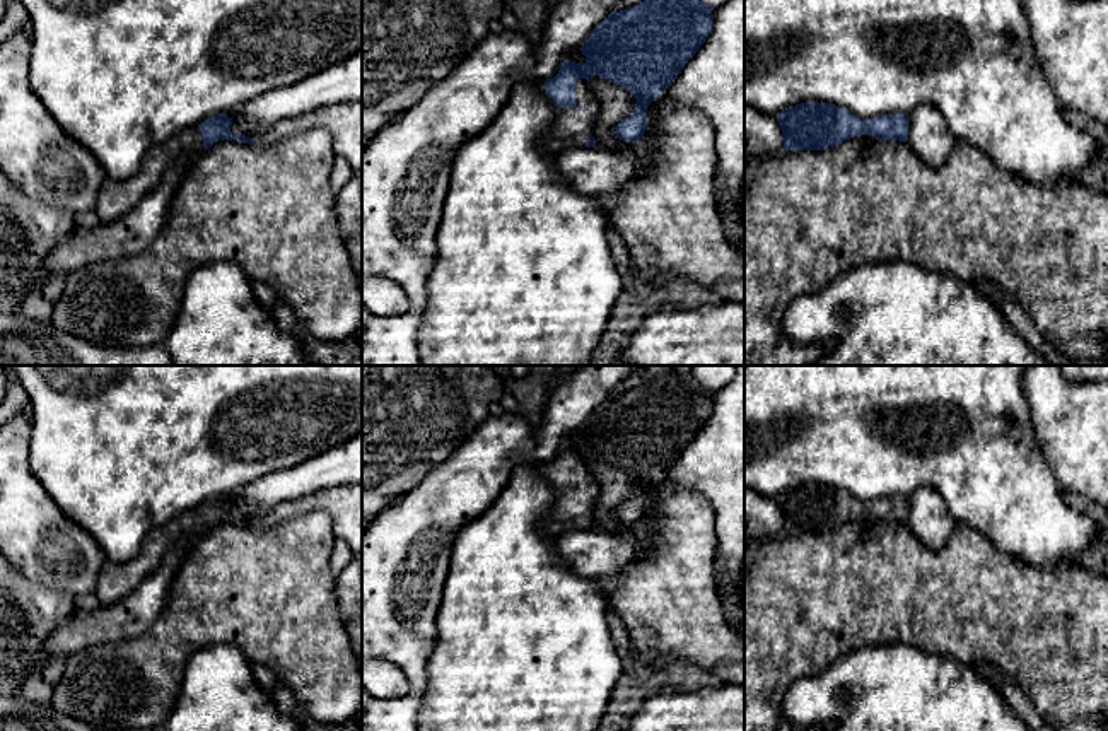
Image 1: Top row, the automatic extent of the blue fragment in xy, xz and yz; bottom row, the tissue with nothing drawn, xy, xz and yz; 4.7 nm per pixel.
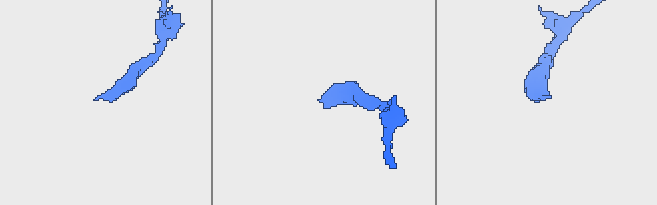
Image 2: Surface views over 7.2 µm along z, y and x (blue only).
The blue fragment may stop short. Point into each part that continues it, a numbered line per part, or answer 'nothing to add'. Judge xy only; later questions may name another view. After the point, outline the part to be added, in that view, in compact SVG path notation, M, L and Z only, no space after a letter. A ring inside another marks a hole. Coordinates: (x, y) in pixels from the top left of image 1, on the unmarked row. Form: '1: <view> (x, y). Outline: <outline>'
1: xy (116, 579). Outline: M193 509L169 524L154 529L143 541L140 553L125 562L106 562L99 572L99 581L94 594L99 598L101 606L109 606L128 594L138 584L152 576L166 558L166 553L184 536L205 535L200 509Z

